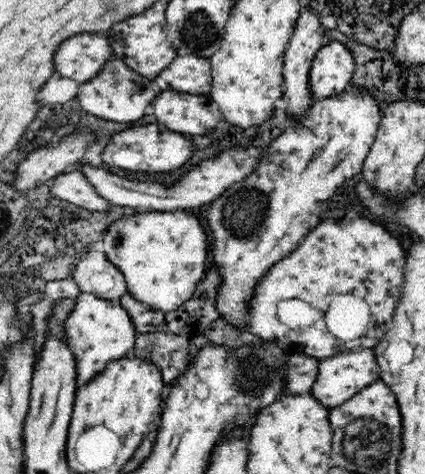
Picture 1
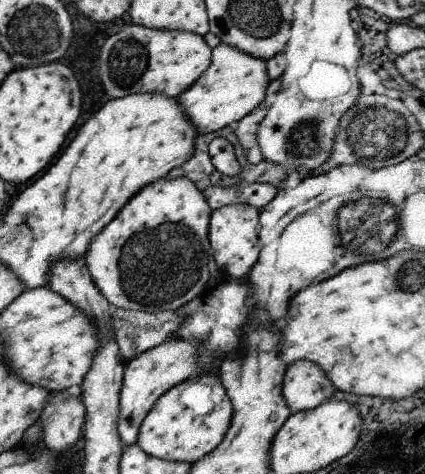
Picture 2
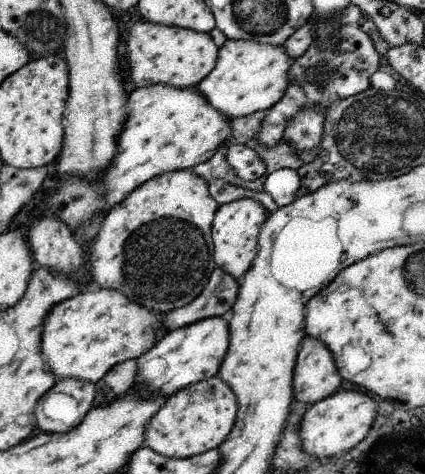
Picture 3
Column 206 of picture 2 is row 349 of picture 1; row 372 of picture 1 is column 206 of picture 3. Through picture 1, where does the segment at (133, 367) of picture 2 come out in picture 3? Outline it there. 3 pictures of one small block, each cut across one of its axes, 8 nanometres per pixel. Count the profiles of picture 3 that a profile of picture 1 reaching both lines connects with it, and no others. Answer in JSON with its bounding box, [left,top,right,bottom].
[137,318,229,396]

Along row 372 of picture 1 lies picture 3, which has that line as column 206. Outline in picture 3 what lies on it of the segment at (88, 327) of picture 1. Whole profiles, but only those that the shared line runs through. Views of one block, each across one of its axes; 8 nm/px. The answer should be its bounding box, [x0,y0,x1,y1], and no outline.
[195,40,291,120]

